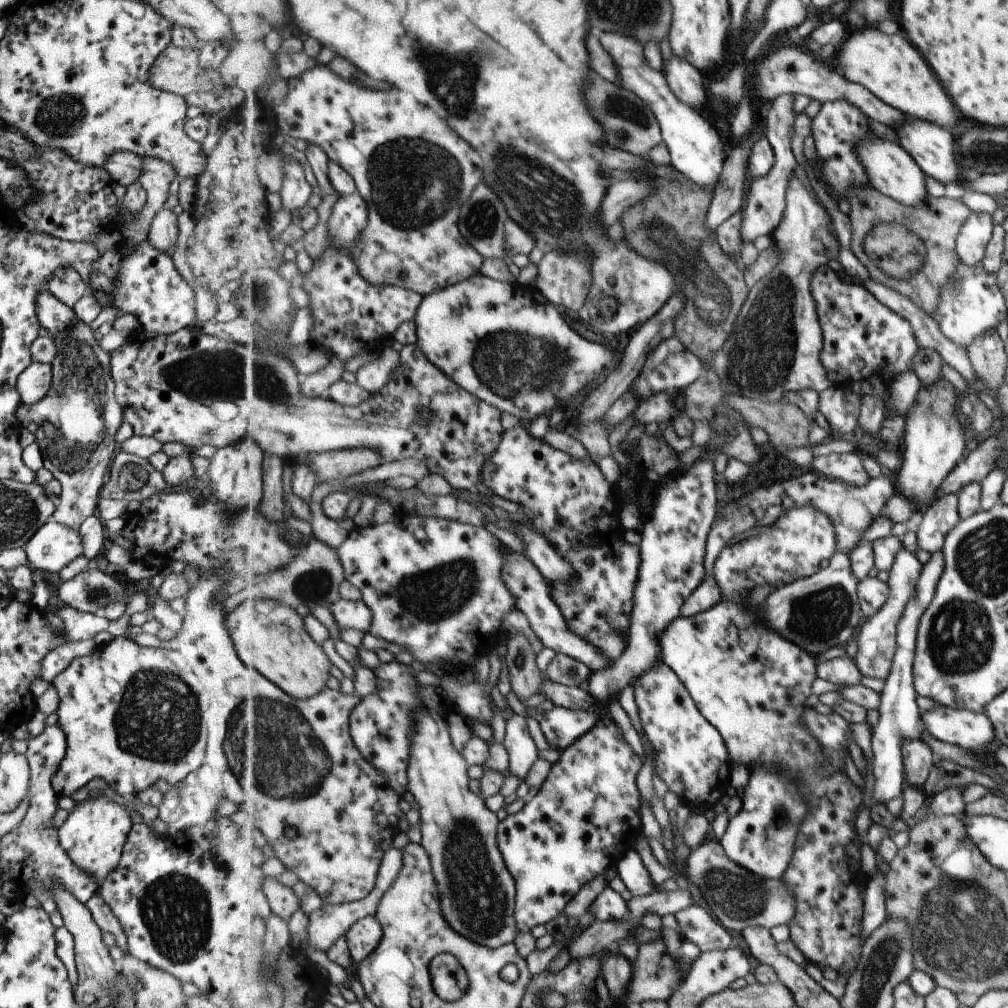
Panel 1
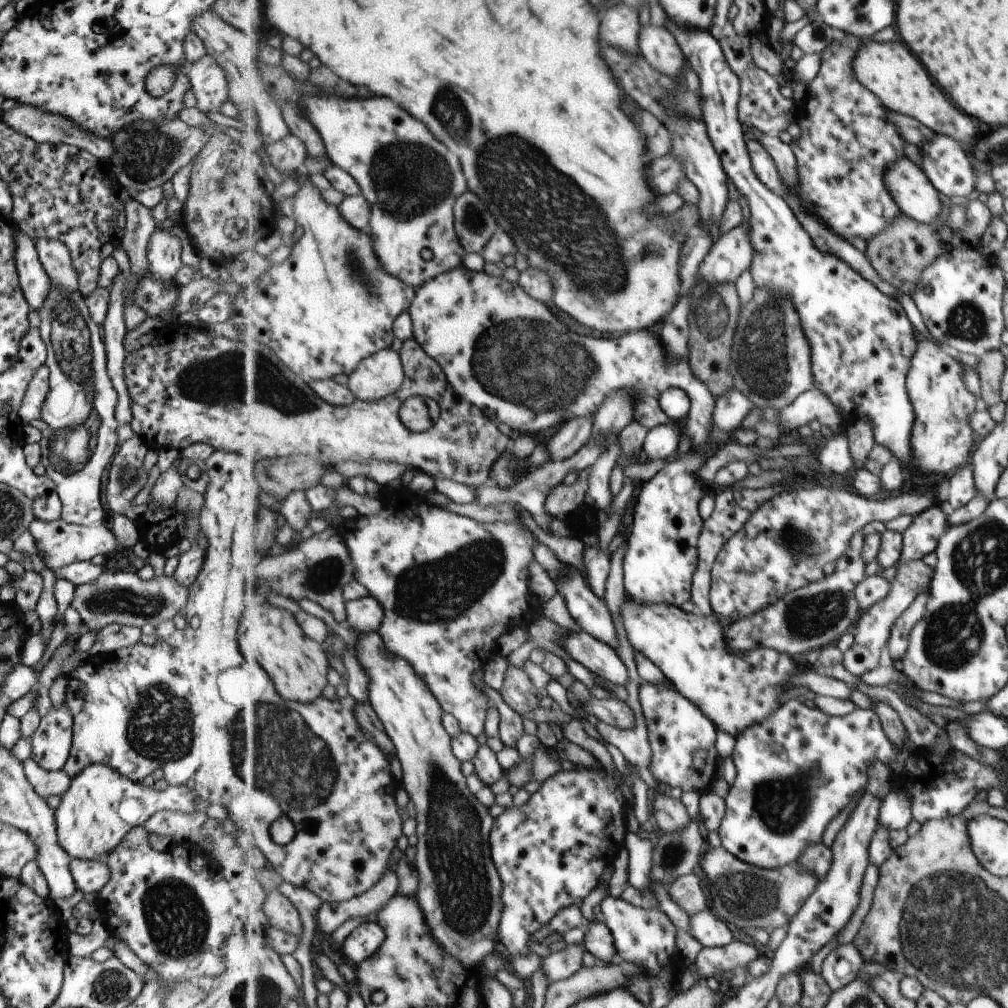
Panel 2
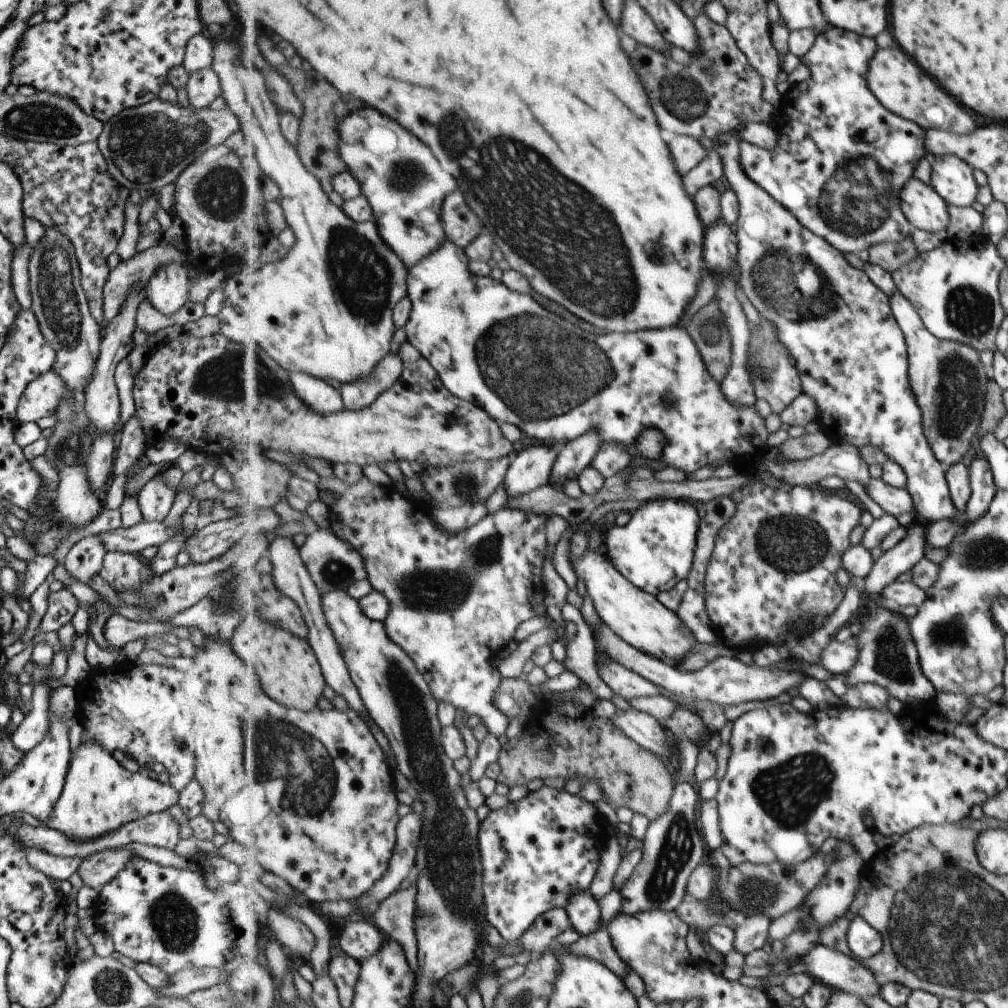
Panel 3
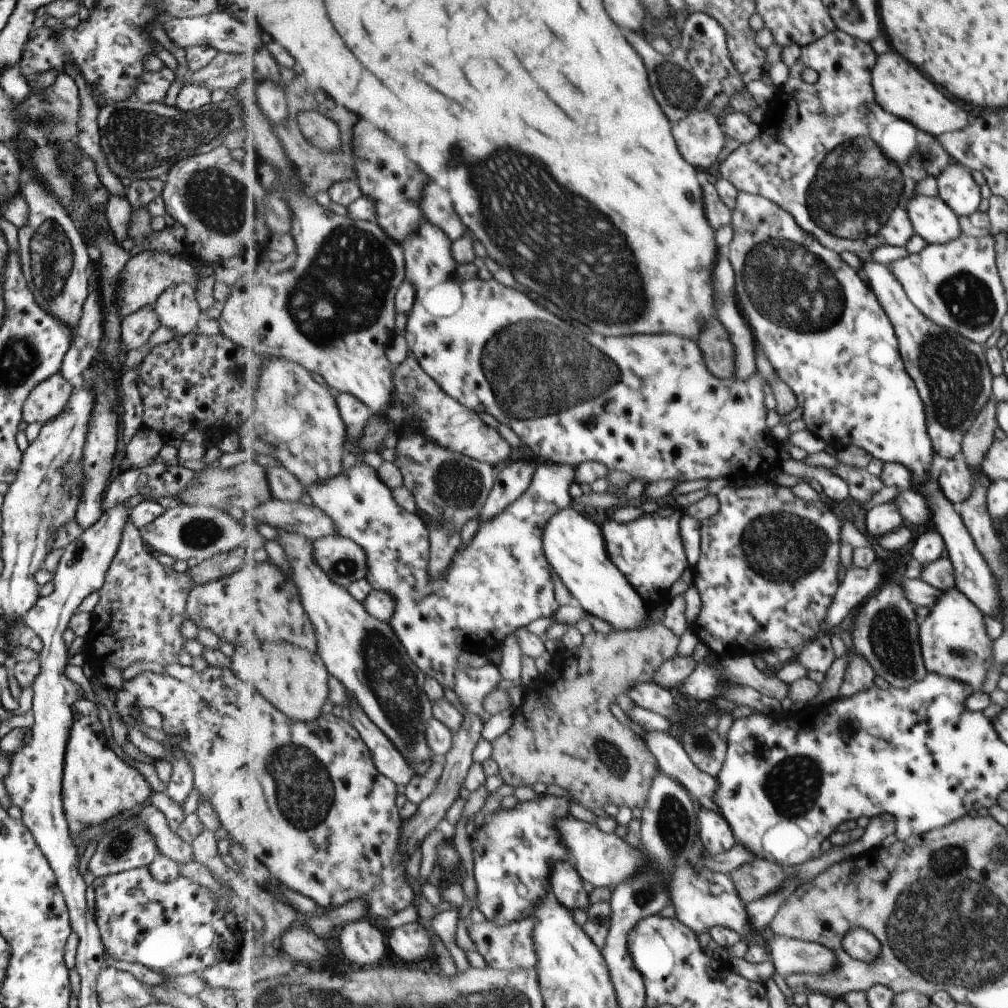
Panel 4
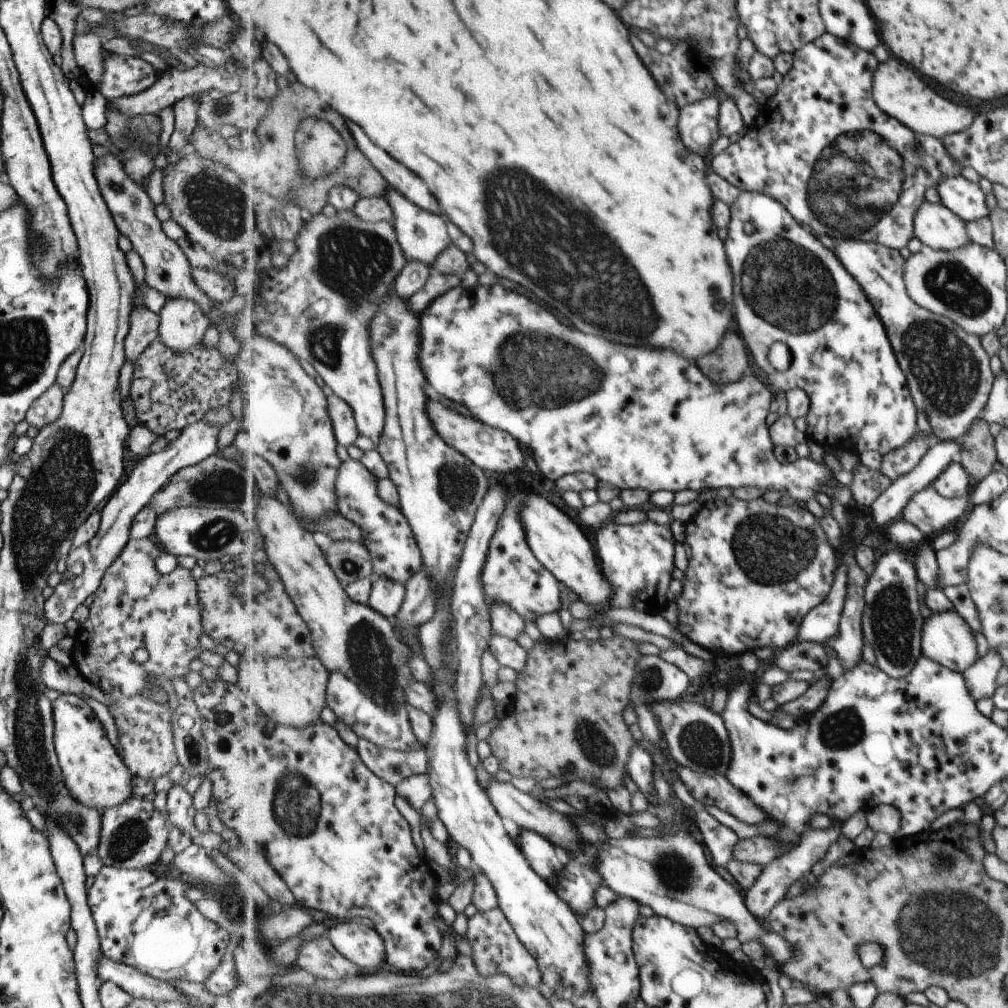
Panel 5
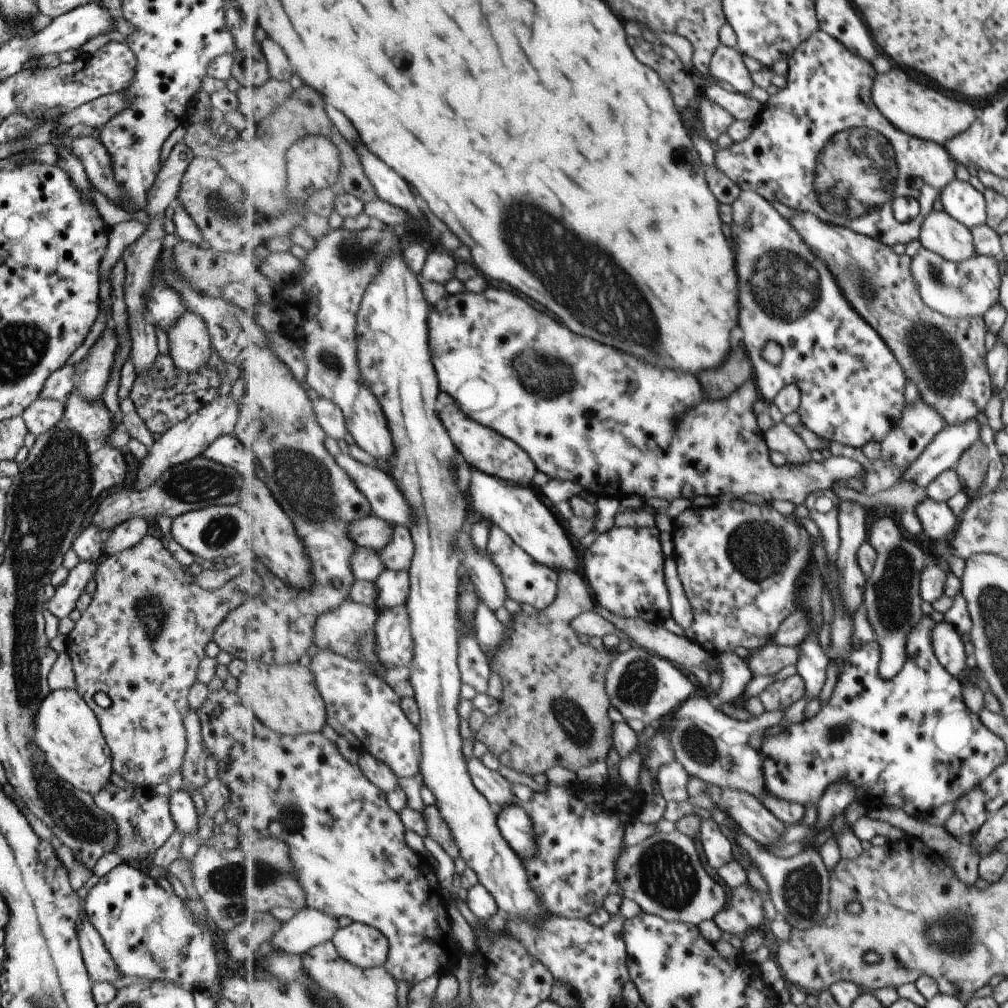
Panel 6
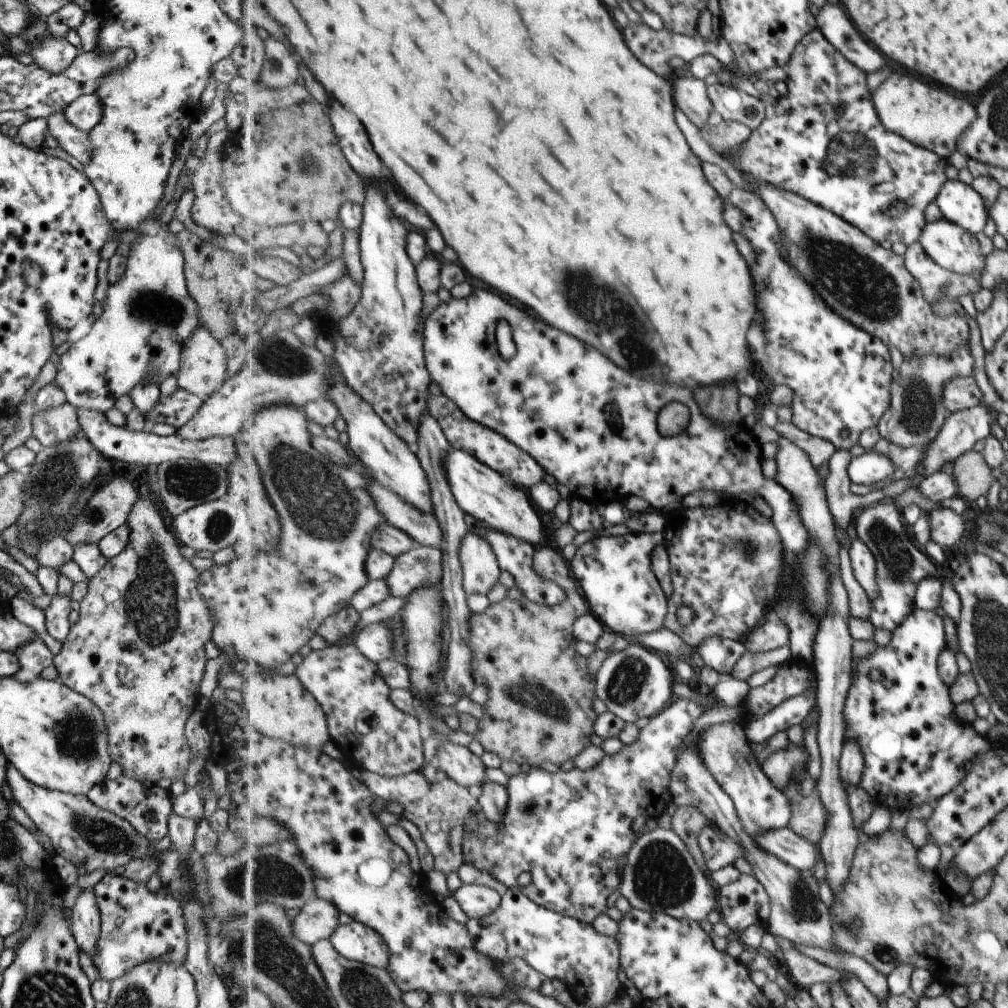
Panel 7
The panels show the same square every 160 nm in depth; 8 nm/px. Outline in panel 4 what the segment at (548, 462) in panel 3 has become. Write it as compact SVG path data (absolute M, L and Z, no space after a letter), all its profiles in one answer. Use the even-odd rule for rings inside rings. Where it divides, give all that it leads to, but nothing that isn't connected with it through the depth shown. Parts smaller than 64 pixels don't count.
M509 461L498 472L498 480L488 501L480 511L479 524L501 514L510 504L521 498L531 486L539 465L531 461Z

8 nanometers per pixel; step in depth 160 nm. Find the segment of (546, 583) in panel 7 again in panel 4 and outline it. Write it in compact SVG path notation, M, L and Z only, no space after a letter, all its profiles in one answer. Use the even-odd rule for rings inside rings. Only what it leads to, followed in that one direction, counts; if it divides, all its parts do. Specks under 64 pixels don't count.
M545 461L536 470L529 490L501 514L480 525L470 543L455 553L451 566L437 580L430 574L432 543L427 523L418 513L405 510L397 502L392 493L393 488L380 479L378 470L366 463L357 463L343 474L331 477L328 481L319 481L309 488L308 493L313 504L334 520L337 534L354 540L365 550L371 569L366 578L375 590L388 592L394 599L396 608L389 623L413 662L427 677L438 680L444 688L452 690L469 713L480 716L485 722L489 716L484 704L503 680L501 670L493 664L479 669L462 667L458 665L457 658L469 650L487 655L491 650L500 649L500 646L505 646L505 642L509 642L509 638L513 638L513 632L529 626L537 618L553 616L560 608L555 598L552 566L544 551L544 532L553 516L571 507L573 499L569 488L577 482L577 469L575 465Z

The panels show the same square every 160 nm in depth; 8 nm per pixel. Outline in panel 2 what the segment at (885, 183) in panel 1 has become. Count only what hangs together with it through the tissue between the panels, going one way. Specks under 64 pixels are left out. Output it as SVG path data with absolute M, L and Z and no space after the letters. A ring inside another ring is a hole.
M907 156L903 160L895 162L893 166L889 166L889 172L885 174L885 183L888 184L889 191L892 192L902 213L912 220L927 224L933 218L933 214L937 212L939 204L935 198L936 188L931 186L931 180L927 180L924 172L915 166Z

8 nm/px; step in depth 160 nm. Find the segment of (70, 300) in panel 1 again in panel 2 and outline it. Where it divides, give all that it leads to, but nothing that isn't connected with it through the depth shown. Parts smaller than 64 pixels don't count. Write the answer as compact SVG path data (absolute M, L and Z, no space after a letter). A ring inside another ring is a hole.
M37 238L33 240L34 250L48 279L55 282L56 288L67 292L77 290L77 274L73 272L71 258L65 246L57 240Z

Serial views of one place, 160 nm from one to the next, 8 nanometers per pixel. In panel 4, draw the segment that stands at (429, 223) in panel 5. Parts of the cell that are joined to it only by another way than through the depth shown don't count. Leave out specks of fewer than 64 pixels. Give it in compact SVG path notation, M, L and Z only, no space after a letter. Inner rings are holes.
M425 220L419 231L415 231L404 243L401 243L406 256L406 278L416 288L416 303L408 314L408 323L404 332L410 352L424 367L425 372L440 383L441 388L447 394L478 413L485 412L492 415L498 422L509 425L539 458L544 458L544 462L553 461L561 465L579 466L587 461L599 461L611 470L629 473L633 479L644 479L647 484L655 480L677 480L678 484L687 482L687 480L707 479L710 481L715 478L744 481L760 477L767 478L767 475L771 474L776 467L781 467L780 442L775 438L772 429L767 426L768 410L765 408L765 394L768 388L760 376L751 377L748 382L735 378L720 379L706 365L700 344L689 337L685 338L676 334L655 334L655 336L607 338L603 334L597 334L595 330L589 330L589 326L573 326L573 322L565 322L565 318L551 314L549 310L545 310L545 306L537 306L527 294L515 288L507 288L495 279L485 280L477 277L463 281L457 274L459 264L453 256L453 243L441 227L429 220Z

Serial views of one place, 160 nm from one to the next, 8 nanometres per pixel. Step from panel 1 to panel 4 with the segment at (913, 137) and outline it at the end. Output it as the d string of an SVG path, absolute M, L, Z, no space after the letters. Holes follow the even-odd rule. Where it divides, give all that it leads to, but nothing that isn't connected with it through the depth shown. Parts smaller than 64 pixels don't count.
M954 161L935 180L938 197L958 215L970 215L977 211L981 196L967 167L963 168L963 165Z

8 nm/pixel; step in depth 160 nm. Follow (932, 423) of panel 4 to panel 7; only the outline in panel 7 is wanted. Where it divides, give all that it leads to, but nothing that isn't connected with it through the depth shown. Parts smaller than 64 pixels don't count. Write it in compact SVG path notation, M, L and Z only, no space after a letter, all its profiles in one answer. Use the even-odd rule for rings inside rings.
M742 176L756 189L756 193L777 217L784 232L781 236L782 243L786 248L785 252L789 254L791 264L797 266L797 270L803 274L806 281L810 282L810 285L817 286L817 292L821 290L821 296L826 303L843 318L849 319L854 325L880 338L887 346L895 346L903 354L904 359L914 355L921 359L930 352L947 356L951 351L964 347L969 342L969 322L965 322L967 317L963 313L943 318L934 315L931 306L925 302L920 283L909 274L904 255L897 254L893 248L888 250L883 248L860 228L801 195L781 190L771 183L761 183L760 179ZM973 376L953 377L943 386L942 402L950 413L981 406L985 402L985 390L977 386Z

